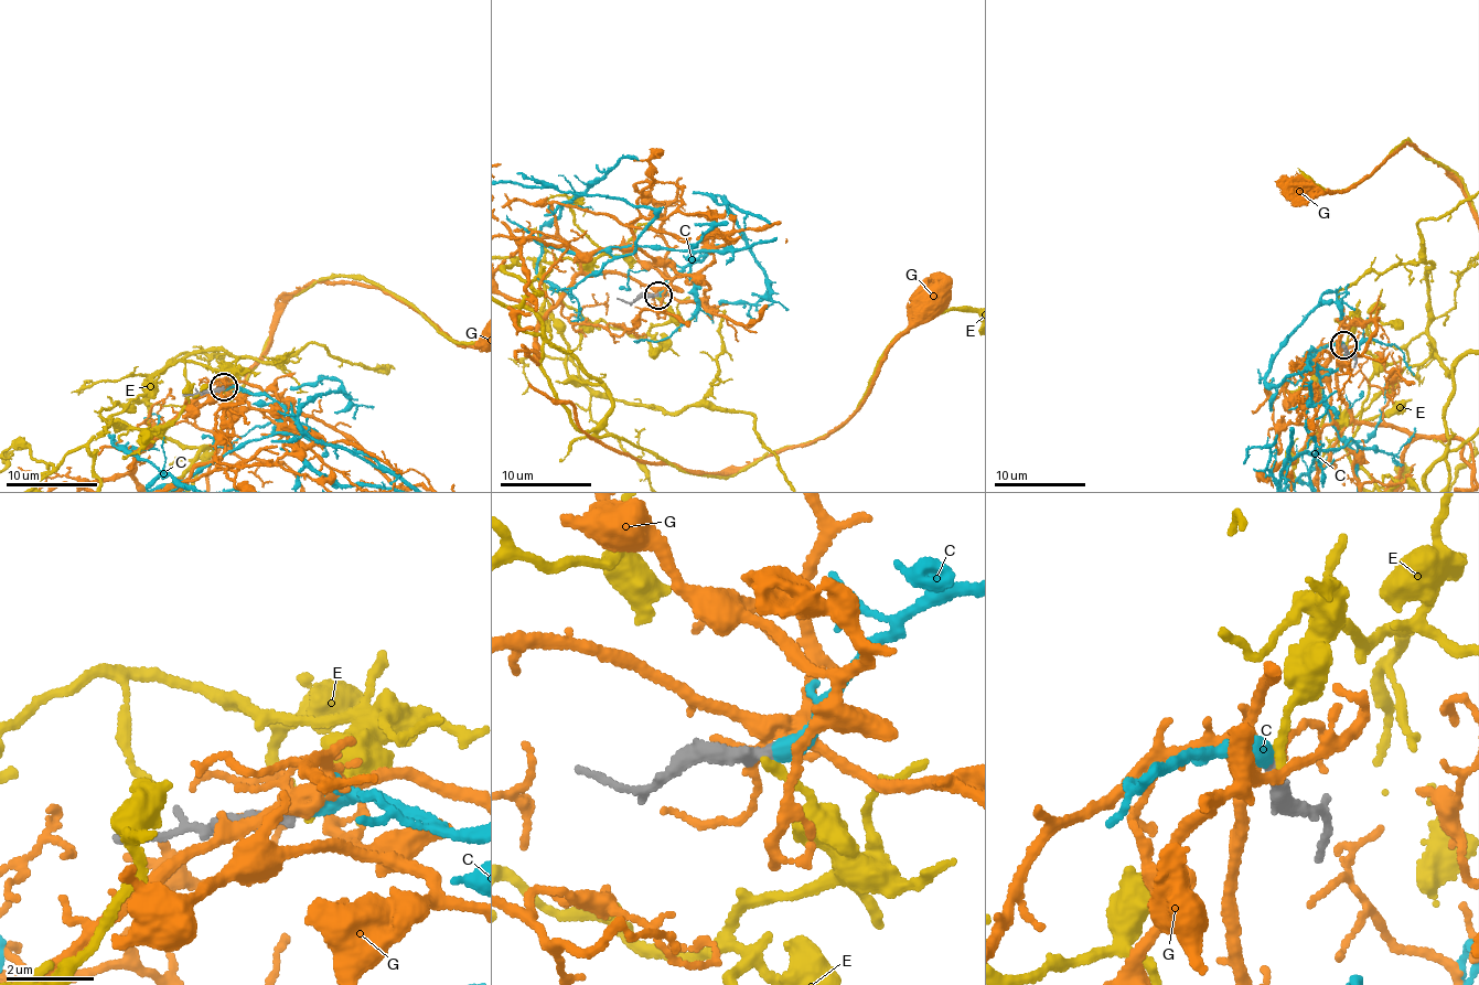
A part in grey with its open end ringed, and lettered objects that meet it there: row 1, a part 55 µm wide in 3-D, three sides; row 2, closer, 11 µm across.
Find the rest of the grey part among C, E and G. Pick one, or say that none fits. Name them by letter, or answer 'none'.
C

